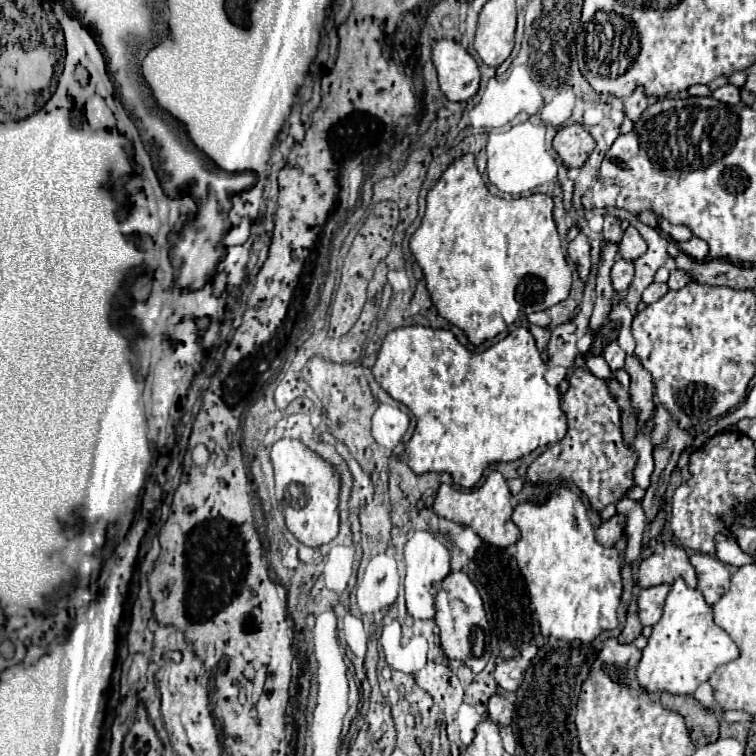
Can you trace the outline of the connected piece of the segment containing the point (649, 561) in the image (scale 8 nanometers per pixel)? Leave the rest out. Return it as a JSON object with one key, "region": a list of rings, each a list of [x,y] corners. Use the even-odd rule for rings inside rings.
{"region":[[[664,544],[650,558],[646,558],[638,568],[638,584],[644,588],[670,584],[676,578],[684,578],[690,588],[696,588],[696,572],[688,560],[684,548],[674,544]]]}

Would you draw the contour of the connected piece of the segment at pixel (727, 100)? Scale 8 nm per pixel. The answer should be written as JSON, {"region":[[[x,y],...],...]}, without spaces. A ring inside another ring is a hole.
{"region":[[[726,84],[718,90],[712,92],[712,98],[724,102],[724,104],[740,104],[740,88],[736,88],[734,84]]]}

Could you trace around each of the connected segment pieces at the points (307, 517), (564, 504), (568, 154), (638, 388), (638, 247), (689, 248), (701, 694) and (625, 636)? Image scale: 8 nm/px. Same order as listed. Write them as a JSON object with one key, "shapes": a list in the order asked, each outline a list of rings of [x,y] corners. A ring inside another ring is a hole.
{"shapes":[[[[282,438],[272,450],[270,458],[274,464],[276,498],[286,518],[288,530],[306,546],[318,548],[328,544],[338,534],[338,498],[340,498],[340,474],[334,464],[312,452],[300,440]]],[[[560,486],[544,504],[518,504],[512,522],[520,530],[514,558],[524,576],[530,608],[538,616],[542,636],[588,644],[600,632],[616,628],[616,608],[622,594],[622,564],[616,548],[604,548],[596,542],[580,496]]],[[[578,124],[564,126],[554,136],[554,150],[566,168],[580,168],[592,154],[596,142]]],[[[634,356],[626,358],[626,372],[630,374],[630,400],[636,410],[638,424],[644,426],[644,422],[654,418],[654,386],[650,374],[640,366],[640,360]]],[[[628,226],[628,230],[624,232],[624,238],[618,244],[618,250],[620,250],[624,260],[634,262],[636,258],[640,258],[646,252],[646,242],[644,242],[644,238],[638,234],[638,230],[634,226]]],[[[692,238],[688,242],[678,242],[678,248],[682,252],[686,252],[688,256],[692,256],[694,260],[698,260],[698,262],[702,262],[708,256],[708,244],[700,238]]],[[[704,682],[704,684],[700,684],[698,686],[698,690],[694,692],[694,698],[702,704],[702,706],[706,706],[706,708],[712,708],[712,704],[714,704],[714,696],[712,696],[712,686],[708,684],[708,682]]],[[[628,614],[628,616],[626,616],[626,624],[624,624],[624,628],[622,628],[620,636],[618,636],[618,642],[622,642],[622,644],[632,642],[640,632],[642,632],[642,622],[640,622],[640,618],[638,618],[636,614]]]]}

